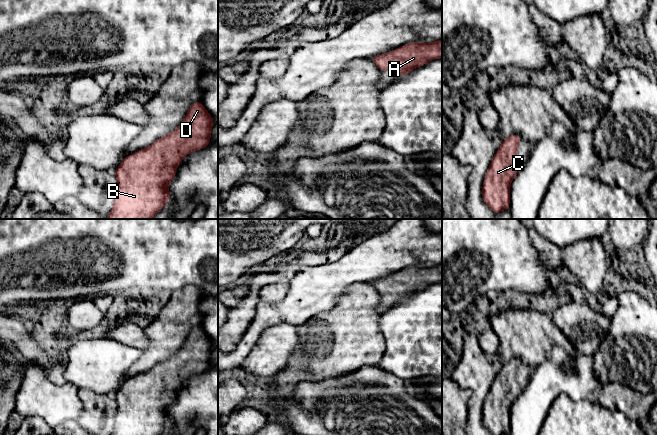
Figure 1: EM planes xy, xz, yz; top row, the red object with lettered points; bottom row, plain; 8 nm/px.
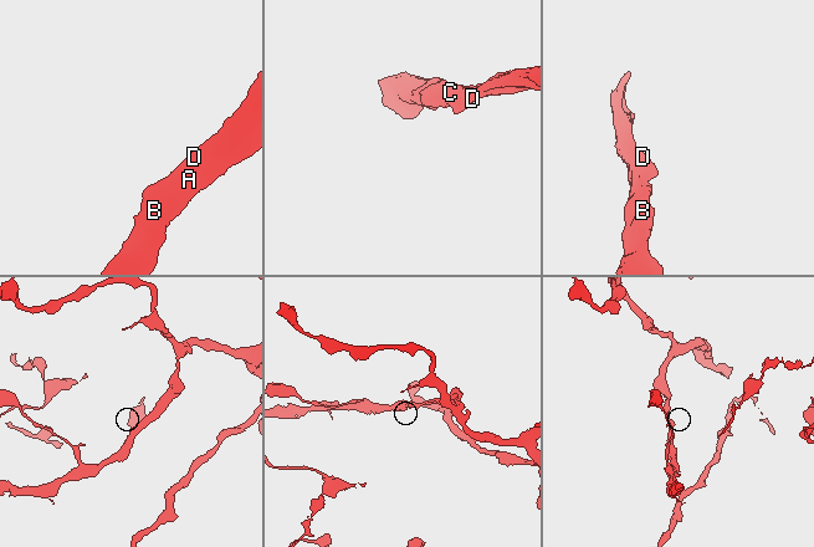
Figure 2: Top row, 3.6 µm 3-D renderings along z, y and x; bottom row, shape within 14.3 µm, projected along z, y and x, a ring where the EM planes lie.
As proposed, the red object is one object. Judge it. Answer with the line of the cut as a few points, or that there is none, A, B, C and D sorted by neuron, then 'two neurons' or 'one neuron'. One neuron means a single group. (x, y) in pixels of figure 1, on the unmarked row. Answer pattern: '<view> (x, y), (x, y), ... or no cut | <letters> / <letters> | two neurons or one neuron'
no cut | A B C D | one neuron

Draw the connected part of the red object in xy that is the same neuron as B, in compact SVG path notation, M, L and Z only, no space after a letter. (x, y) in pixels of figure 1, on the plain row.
M196 325L175 355L125 381L114 396L117 411L111 435L160 435L169 425L168 409L176 401L176 392L189 376L201 374L209 369L213 349L212 340L200 325Z

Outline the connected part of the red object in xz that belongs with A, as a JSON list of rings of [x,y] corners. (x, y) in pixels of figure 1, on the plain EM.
[[[442,263],[432,267],[407,267],[393,275],[373,280],[370,283],[380,295],[395,295],[398,301],[401,301],[438,282],[442,282]]]

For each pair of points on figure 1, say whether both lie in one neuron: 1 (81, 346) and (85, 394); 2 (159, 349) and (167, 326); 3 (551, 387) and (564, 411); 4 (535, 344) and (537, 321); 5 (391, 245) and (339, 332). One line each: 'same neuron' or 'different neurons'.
1: different neurons
2: same neuron
3: different neurons
4: same neuron
5: different neurons

